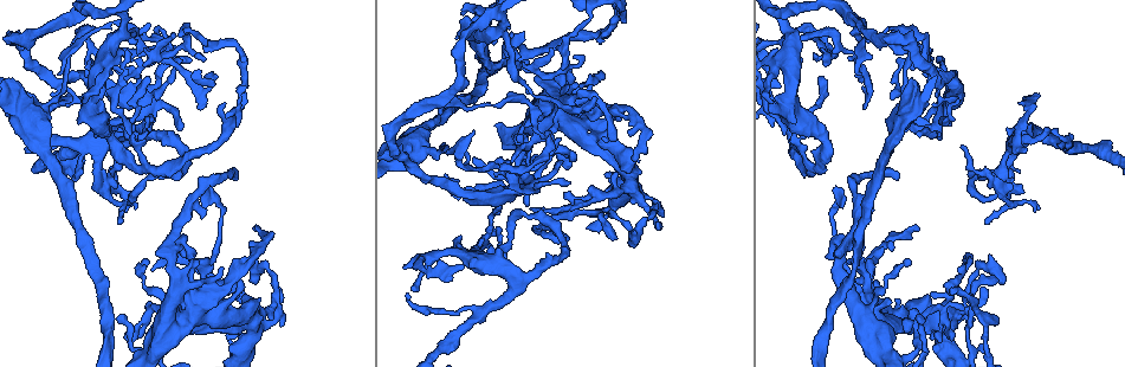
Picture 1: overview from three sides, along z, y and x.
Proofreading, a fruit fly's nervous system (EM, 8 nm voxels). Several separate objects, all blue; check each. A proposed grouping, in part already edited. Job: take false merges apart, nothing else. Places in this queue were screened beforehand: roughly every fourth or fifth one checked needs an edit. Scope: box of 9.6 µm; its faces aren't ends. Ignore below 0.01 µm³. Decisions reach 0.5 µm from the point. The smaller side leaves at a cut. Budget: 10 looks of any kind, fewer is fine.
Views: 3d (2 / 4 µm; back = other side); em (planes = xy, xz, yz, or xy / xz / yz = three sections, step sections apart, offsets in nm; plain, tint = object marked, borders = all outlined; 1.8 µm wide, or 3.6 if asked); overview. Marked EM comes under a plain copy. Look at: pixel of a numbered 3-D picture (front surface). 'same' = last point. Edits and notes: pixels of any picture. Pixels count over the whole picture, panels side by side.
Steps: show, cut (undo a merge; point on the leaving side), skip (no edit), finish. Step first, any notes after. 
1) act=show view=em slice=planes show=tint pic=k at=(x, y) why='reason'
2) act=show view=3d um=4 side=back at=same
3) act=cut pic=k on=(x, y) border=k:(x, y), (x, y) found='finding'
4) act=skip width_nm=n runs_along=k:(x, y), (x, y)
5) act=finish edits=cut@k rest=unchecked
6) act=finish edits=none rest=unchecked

act=show view=3d um=4 side=back pic=1 at=(238, 108) why='sharp bend'

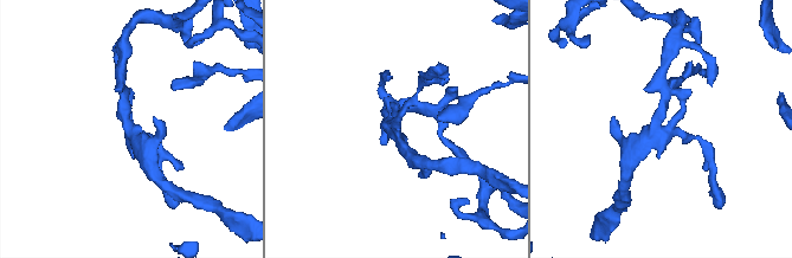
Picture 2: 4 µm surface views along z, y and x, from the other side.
act=show view=em slice=xz step=16 show=tint pic=2 at=(657, 126) why='shape alone is not enough'

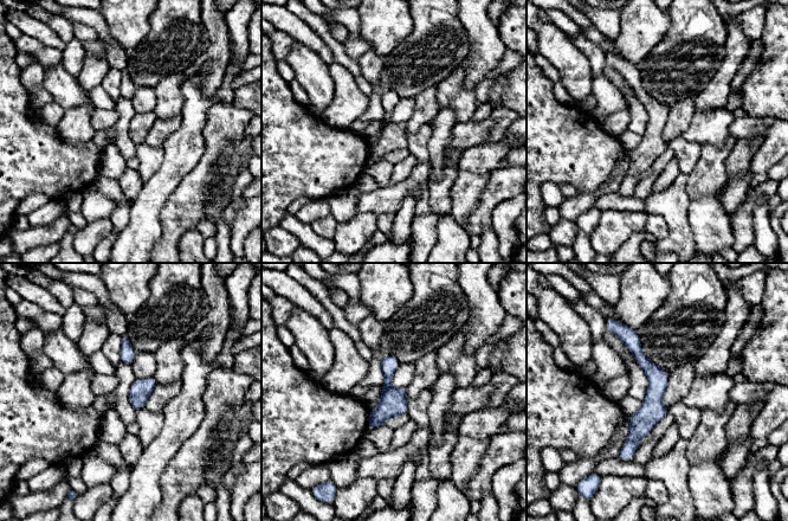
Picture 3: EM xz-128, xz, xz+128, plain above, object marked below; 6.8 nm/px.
act=show view=em slice=planes show=borders at=same why='cut it another way'

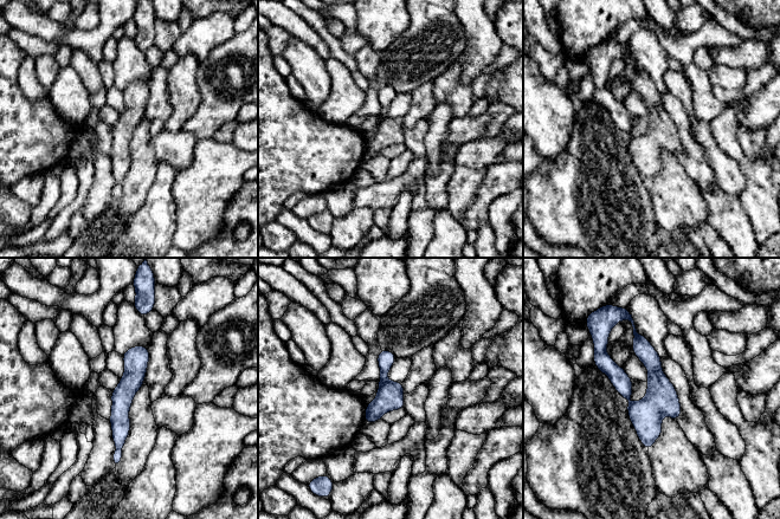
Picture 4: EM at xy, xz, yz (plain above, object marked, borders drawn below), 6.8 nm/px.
act=skip runs_along=4:(144, 349), (122, 395), (116, 458) found='all the same neuron'

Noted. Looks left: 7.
act=show view=em slice=planes show=tint pic=1 at=(93, 101) why='arms part here'

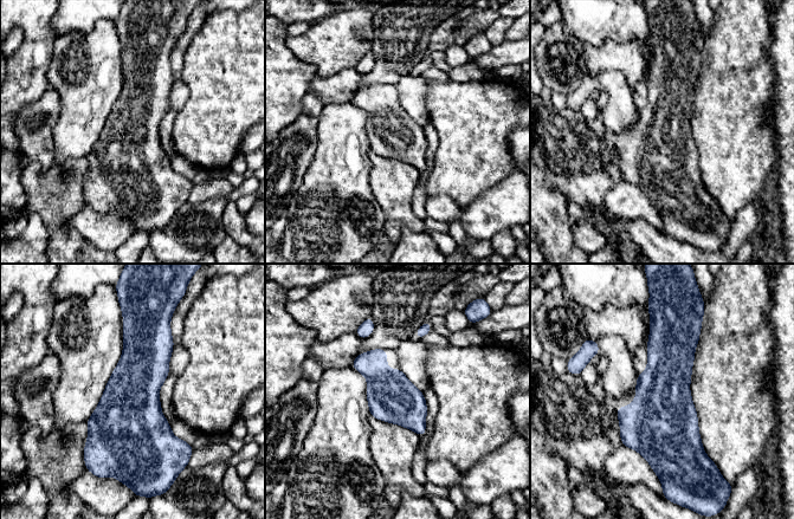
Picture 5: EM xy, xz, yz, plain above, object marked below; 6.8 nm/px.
act=skip found='continuous, no second neuron'

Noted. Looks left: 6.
act=show view=em slice=planes show=tint pic=1 at=(427, 258)

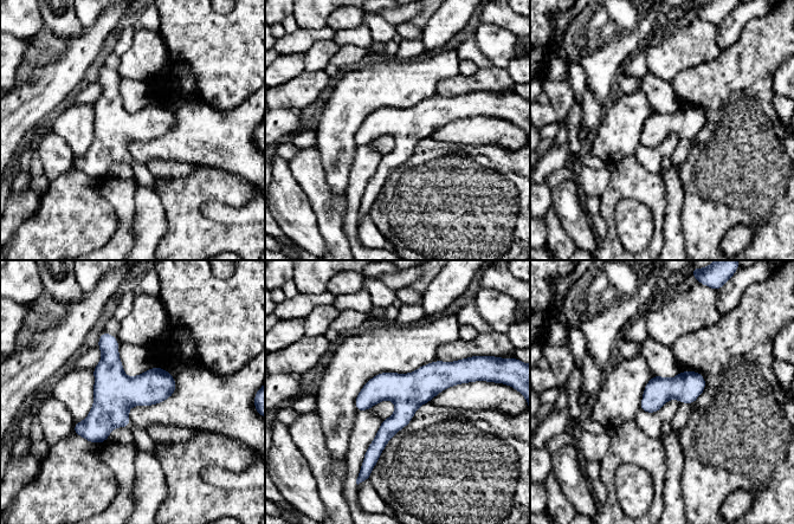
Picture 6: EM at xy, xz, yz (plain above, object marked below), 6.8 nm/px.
act=skip width_nm=200 runs_along=6:(466, 375), (438, 375), (368, 457) found='continuous, no second neuron'

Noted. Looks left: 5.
act=show view=em slice=planes show=tint pic=1 at=(251, 318)

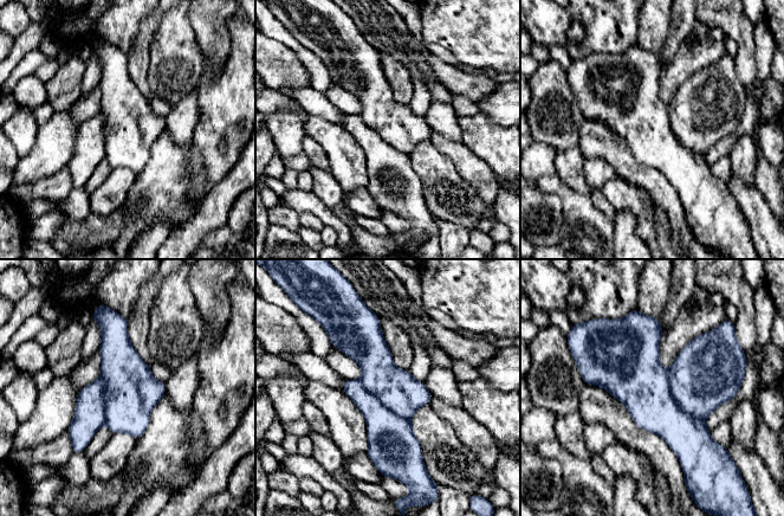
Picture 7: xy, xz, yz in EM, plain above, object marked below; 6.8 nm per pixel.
act=cut pic=7 on=(642, 385) border=7:(666, 371), (674, 402), (704, 420) found='a second neuron is stuck on'

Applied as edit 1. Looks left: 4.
act=finish edits=cut@7 rest=unchecked

